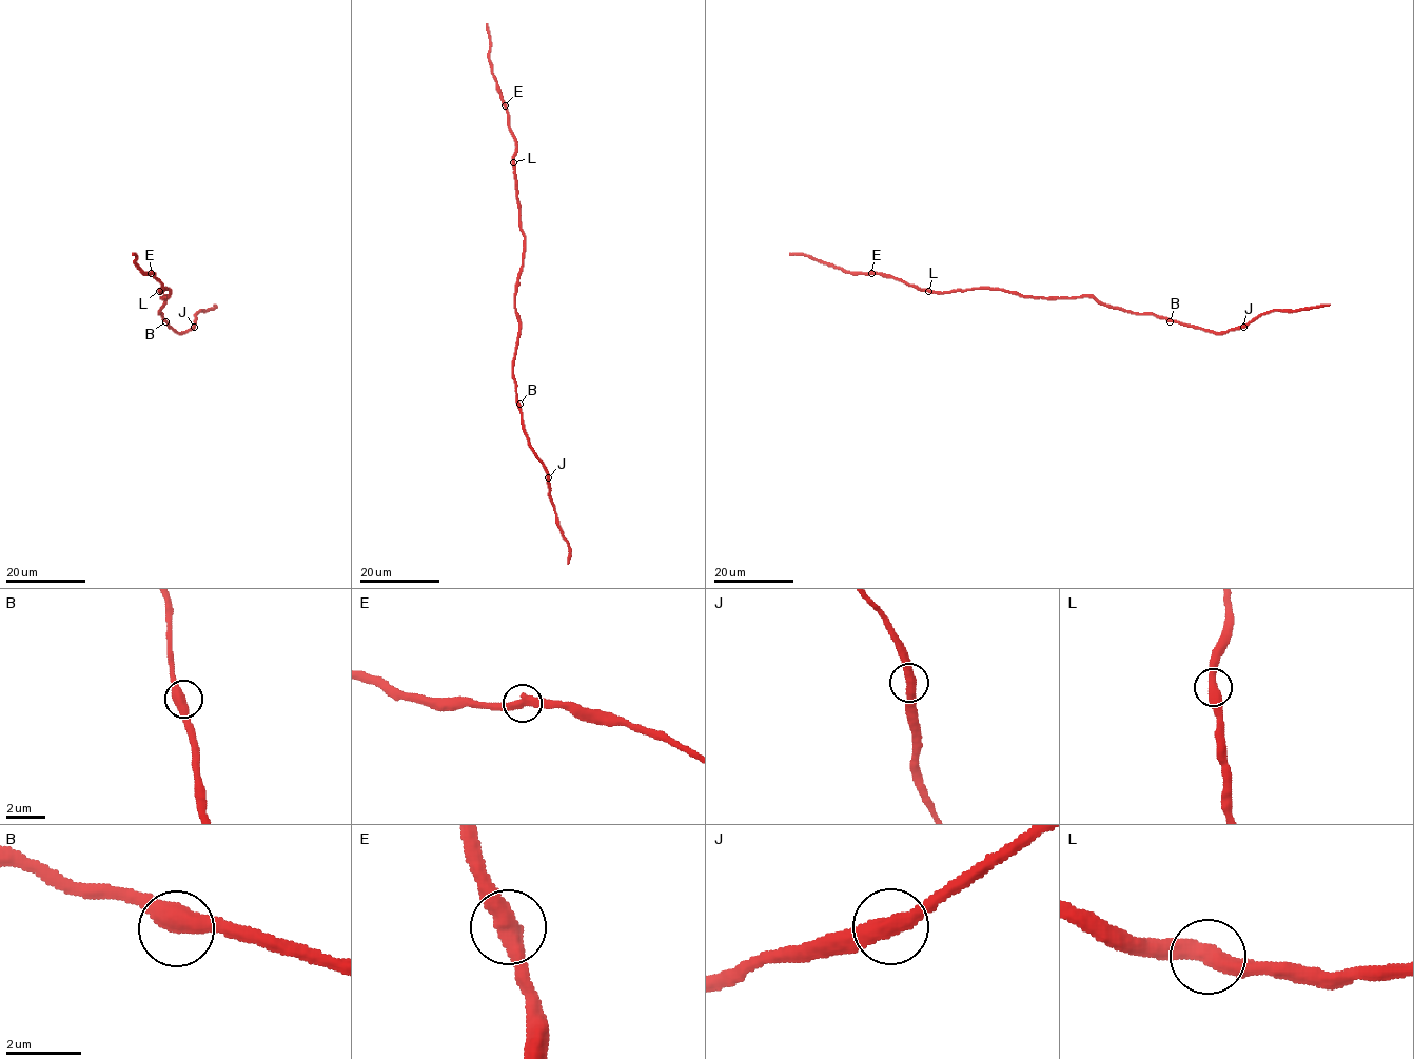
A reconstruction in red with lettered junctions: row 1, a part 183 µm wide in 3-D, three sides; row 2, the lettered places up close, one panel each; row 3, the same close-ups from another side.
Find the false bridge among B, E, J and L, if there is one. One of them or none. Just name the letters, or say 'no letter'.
no letter

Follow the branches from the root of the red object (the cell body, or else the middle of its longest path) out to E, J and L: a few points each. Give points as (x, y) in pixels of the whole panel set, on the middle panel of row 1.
E: (515, 298), (524, 236), (513, 161), (516, 140), (505, 105)
J: (515, 298), (519, 321), (513, 360), (516, 396), (529, 447), (548, 477)
L: (515, 298), (524, 236), (513, 162)

